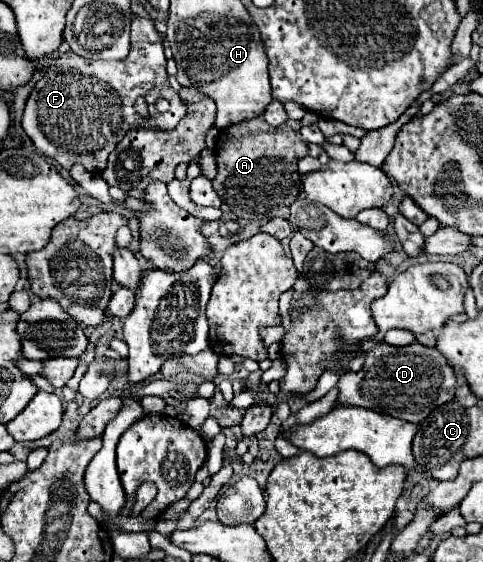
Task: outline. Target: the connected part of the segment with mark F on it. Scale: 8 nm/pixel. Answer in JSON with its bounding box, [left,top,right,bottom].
[21,18,187,172]

